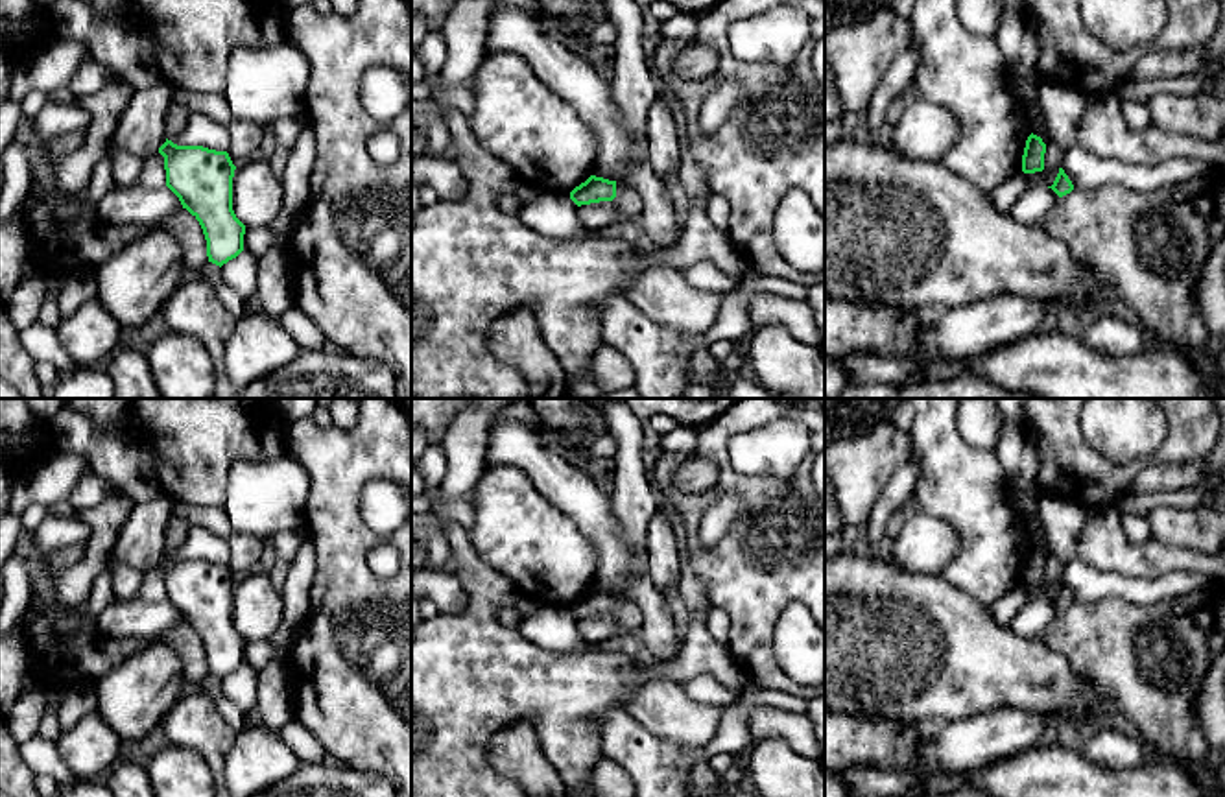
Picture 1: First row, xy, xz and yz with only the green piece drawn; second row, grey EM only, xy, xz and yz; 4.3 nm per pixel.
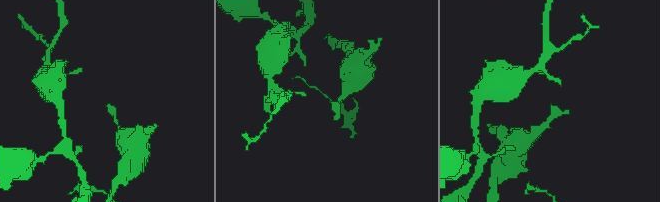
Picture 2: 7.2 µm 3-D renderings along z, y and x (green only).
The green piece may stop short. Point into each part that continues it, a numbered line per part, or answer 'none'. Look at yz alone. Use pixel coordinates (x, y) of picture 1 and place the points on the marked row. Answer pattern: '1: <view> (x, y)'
none

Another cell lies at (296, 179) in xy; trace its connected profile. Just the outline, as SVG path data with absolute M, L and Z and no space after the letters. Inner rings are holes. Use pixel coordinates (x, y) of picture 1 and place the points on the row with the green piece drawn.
M301 116L301 135L290 148L290 157L284 173L280 175L280 183L284 186L282 210L269 225L271 232L279 236L290 236L301 220L310 196L314 157L315 137L310 124L306 122L306 116Z

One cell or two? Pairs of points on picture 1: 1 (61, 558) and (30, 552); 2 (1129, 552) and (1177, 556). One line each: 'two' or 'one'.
1: one
2: one

